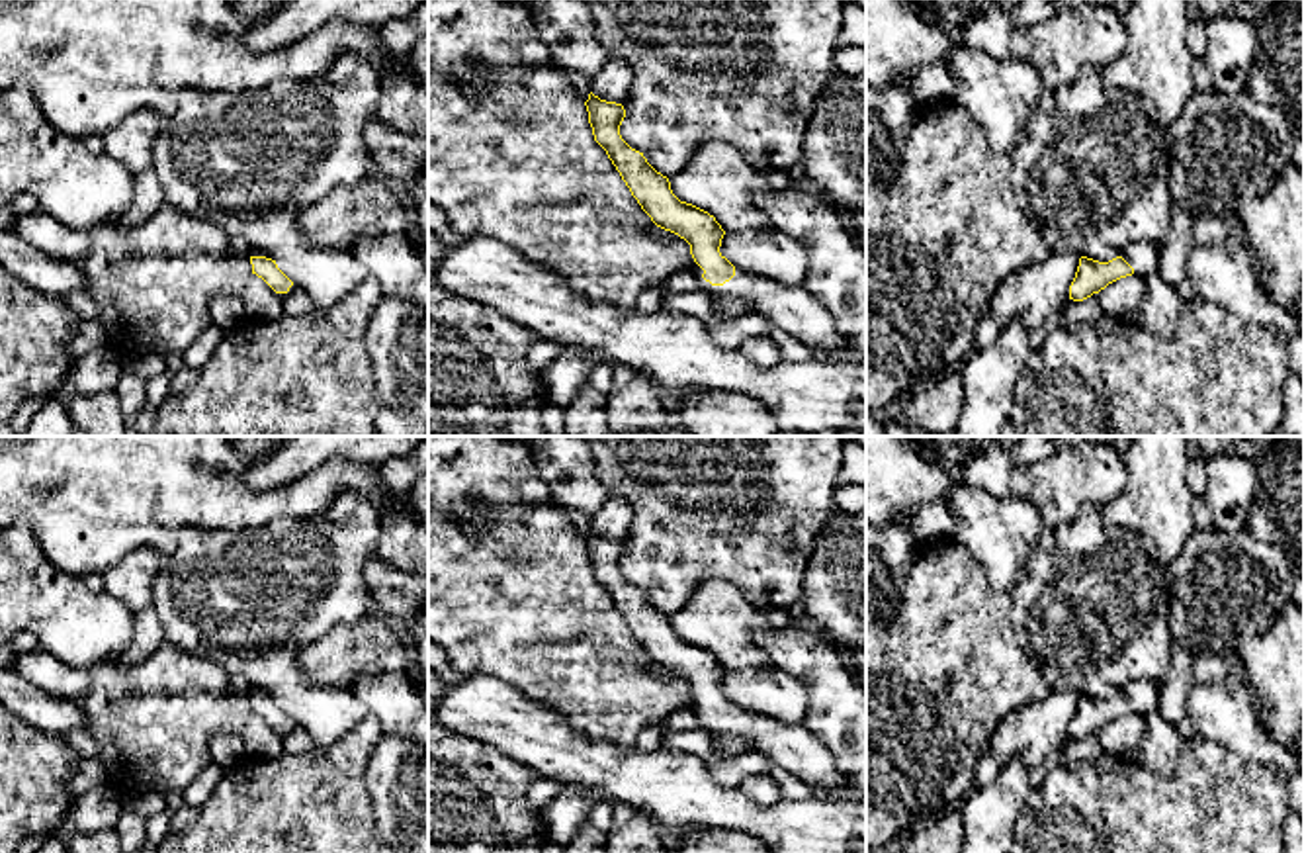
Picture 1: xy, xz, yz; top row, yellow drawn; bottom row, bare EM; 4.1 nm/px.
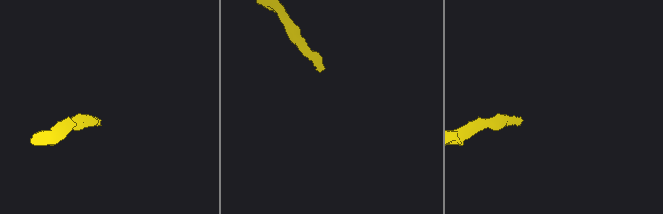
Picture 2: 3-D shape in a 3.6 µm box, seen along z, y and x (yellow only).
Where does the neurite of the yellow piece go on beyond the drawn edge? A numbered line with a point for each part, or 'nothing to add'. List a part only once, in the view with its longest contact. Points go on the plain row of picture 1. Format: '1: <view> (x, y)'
1: xz (794, 748)

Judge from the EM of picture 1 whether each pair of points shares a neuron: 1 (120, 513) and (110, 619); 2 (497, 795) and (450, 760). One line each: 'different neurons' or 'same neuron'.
1: different neurons
2: same neuron

